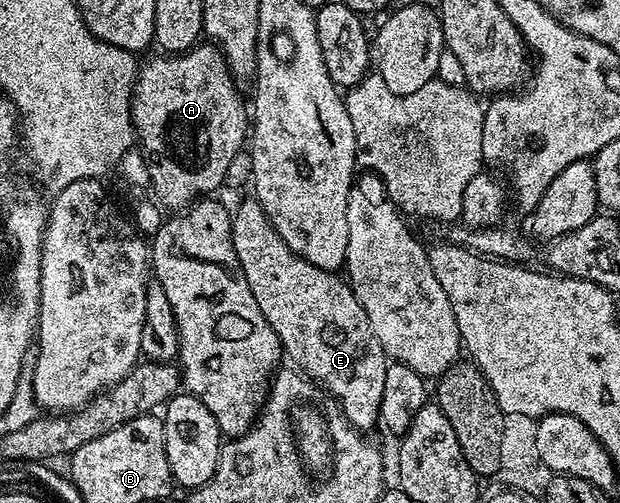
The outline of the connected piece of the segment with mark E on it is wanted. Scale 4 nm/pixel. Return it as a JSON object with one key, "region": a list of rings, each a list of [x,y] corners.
{"region":[[[248,199],[239,206],[234,206],[231,234],[239,270],[249,283],[249,291],[253,291],[253,299],[257,299],[257,307],[261,307],[261,315],[265,315],[269,327],[273,327],[286,360],[288,357],[289,360],[296,361],[291,363],[334,397],[344,419],[354,429],[371,431],[367,429],[376,428],[379,425],[381,390],[385,388],[385,371],[389,358],[381,343],[377,343],[377,335],[373,335],[373,327],[369,327],[369,315],[365,315],[365,307],[361,307],[350,284],[338,272],[313,267],[313,263],[297,256],[285,243],[285,239],[277,235],[273,223],[269,223],[257,200]]]}

